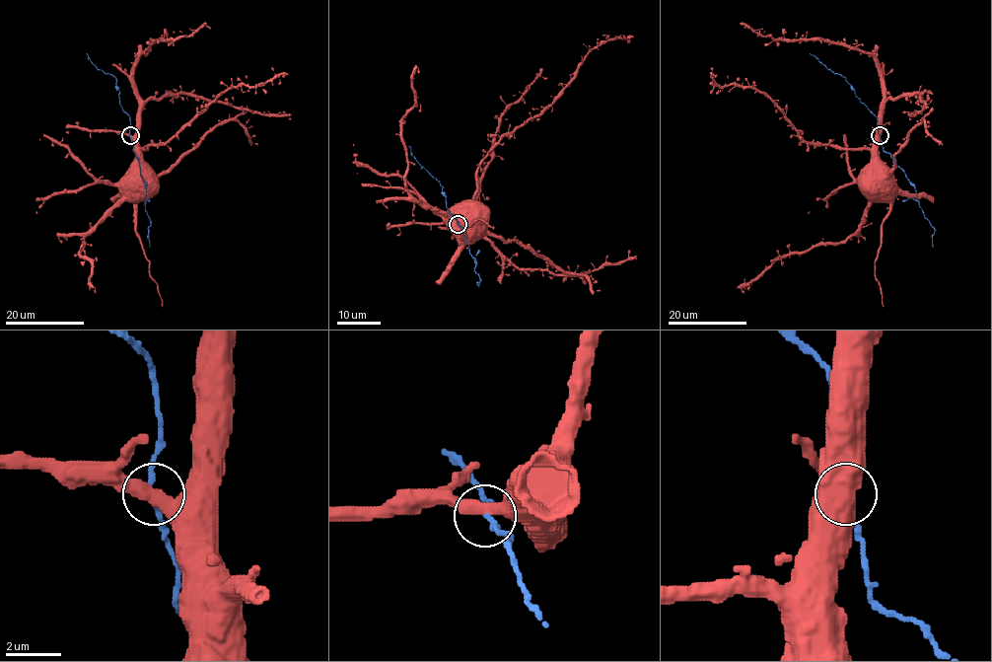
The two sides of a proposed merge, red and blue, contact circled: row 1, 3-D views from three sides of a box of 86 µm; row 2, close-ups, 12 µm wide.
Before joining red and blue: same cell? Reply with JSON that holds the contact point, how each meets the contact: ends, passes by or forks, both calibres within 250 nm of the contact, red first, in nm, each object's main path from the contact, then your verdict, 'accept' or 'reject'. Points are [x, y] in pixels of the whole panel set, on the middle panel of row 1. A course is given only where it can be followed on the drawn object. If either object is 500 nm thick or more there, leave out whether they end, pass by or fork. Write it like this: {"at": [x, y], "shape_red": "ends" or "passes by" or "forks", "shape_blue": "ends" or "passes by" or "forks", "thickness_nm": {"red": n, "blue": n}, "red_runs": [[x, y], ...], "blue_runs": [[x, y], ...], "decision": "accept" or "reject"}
{"at": [458, 224], "shape_red": "passes by", "shape_blue": "passes by", "thickness_nm": {"red": 440, "blue": 200}, "red_runs": [[457, 223], [476, 189], [478, 165], [496, 143], [557, 98], [593, 48], [627, 42]], "blue_runs": [[457, 224], [468, 243], [475, 264], [474, 271], [481, 280], [479, 283]], "decision": "accept"}

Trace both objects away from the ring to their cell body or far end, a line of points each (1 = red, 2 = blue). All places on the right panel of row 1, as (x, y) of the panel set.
1: (879, 135), (870, 148), (807, 144), (766, 96), (755, 89), (731, 84), (719, 86), (712, 74), (716, 74)
2: (880, 135), (883, 150), (889, 153), (914, 186), (916, 199), (935, 231), (933, 247)

